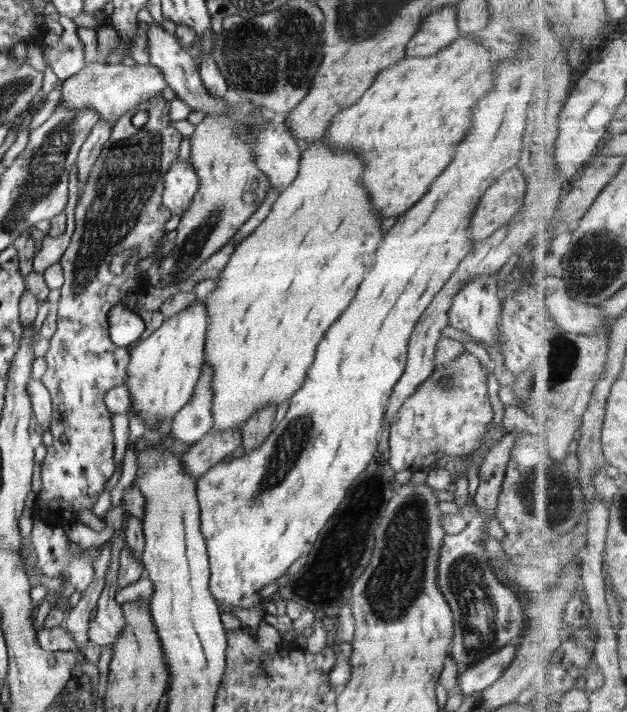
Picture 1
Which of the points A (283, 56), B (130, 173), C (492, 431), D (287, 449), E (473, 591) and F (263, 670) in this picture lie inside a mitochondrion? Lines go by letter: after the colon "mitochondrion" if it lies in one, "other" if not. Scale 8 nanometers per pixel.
A: mitochondrion
B: mitochondrion
C: other
D: mitochondrion
E: mitochondrion
F: other

